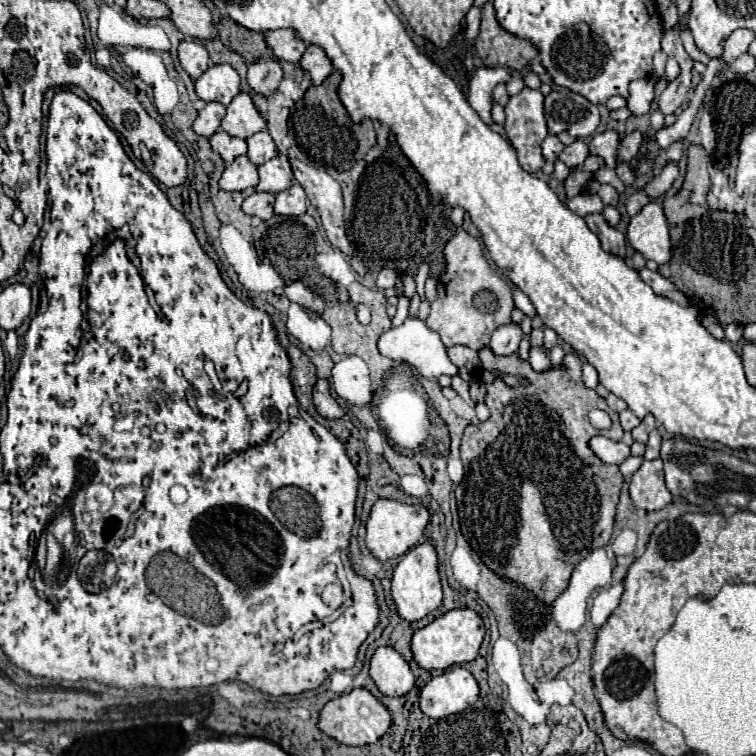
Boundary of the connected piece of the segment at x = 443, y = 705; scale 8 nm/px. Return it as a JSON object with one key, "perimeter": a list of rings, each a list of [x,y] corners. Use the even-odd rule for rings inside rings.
{"perimeter":[[[451,668],[441,676],[431,678],[419,696],[425,716],[443,718],[467,710],[479,700],[479,684],[465,668]]]}

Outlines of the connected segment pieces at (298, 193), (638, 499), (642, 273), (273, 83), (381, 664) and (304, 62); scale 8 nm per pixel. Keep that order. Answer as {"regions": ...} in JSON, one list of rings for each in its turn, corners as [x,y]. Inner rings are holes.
{"regions":[[[[293,182],[291,188],[287,188],[287,190],[277,194],[275,214],[303,216],[305,210],[307,210],[307,194],[305,194],[305,190],[297,182]]],[[[651,460],[643,462],[641,468],[633,474],[633,480],[629,482],[629,492],[635,508],[643,510],[661,510],[665,508],[673,496],[665,486],[663,480],[663,460]]],[[[641,268],[641,270],[639,270],[639,278],[641,278],[645,284],[649,284],[649,286],[653,288],[653,292],[663,294],[663,296],[669,296],[669,298],[677,300],[679,304],[689,306],[689,300],[685,298],[685,294],[679,292],[679,290],[675,290],[675,286],[673,286],[667,278],[663,278],[659,272],[653,272],[653,270],[649,270],[649,268]]],[[[257,60],[247,66],[249,66],[247,82],[259,94],[269,96],[279,86],[279,80],[283,78],[283,70],[277,60]]],[[[377,648],[369,674],[385,696],[403,696],[415,688],[415,676],[407,660],[395,648]]],[[[311,44],[307,48],[307,52],[303,54],[303,58],[299,60],[299,66],[311,74],[313,84],[321,84],[335,70],[333,64],[331,64],[331,60],[327,58],[325,50],[321,46],[317,46],[317,44]]]]}

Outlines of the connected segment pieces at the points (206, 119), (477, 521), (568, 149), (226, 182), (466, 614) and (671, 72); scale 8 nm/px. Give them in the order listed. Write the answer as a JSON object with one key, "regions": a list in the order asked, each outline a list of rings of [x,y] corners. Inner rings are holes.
{"regions":[[[[209,102],[197,116],[197,120],[193,122],[193,130],[199,134],[199,136],[205,136],[205,138],[211,138],[219,128],[221,128],[221,120],[225,116],[227,108],[219,102]]],[[[483,346],[479,350],[479,360],[481,360],[481,370],[497,370],[501,374],[513,374],[517,378],[523,378],[527,380],[527,386],[523,384],[517,384],[517,386],[507,386],[499,376],[493,378],[491,384],[487,384],[487,394],[485,394],[485,404],[487,408],[491,410],[491,418],[487,422],[481,422],[477,426],[469,424],[465,428],[465,434],[463,434],[463,440],[461,440],[461,460],[465,464],[465,478],[463,482],[457,486],[455,490],[455,498],[457,498],[457,510],[459,510],[459,522],[461,522],[461,530],[463,530],[463,536],[467,538],[467,542],[471,544],[471,548],[481,556],[481,560],[493,568],[499,576],[505,576],[505,578],[511,578],[511,580],[517,580],[517,584],[529,588],[539,600],[543,602],[553,602],[569,584],[569,578],[571,578],[571,572],[573,568],[595,548],[601,548],[609,542],[611,538],[611,532],[613,532],[613,520],[615,520],[615,508],[617,508],[617,502],[619,502],[619,492],[621,492],[621,486],[623,486],[623,476],[619,472],[619,468],[615,464],[605,464],[601,462],[595,452],[589,448],[589,440],[593,436],[599,436],[599,434],[605,434],[609,438],[621,438],[623,436],[623,428],[619,424],[619,414],[615,410],[611,410],[605,402],[605,398],[601,398],[595,390],[587,390],[583,386],[583,380],[581,380],[581,360],[577,354],[565,354],[563,358],[563,366],[565,370],[561,368],[549,368],[545,372],[535,372],[527,360],[519,358],[519,354],[511,354],[511,356],[497,356],[489,346]],[[591,408],[601,408],[605,412],[609,412],[611,420],[613,420],[613,428],[611,430],[597,430],[589,424],[587,420],[587,412]]],[[[575,140],[573,144],[565,146],[565,150],[561,152],[559,160],[561,160],[567,168],[577,168],[577,166],[581,166],[581,164],[585,162],[587,156],[589,156],[587,144],[585,144],[583,140]]],[[[237,156],[231,164],[227,164],[219,184],[223,190],[253,190],[259,182],[259,170],[247,156]]],[[[471,608],[449,610],[447,614],[443,614],[441,618],[435,618],[431,624],[427,624],[425,628],[413,634],[413,640],[411,640],[413,658],[425,670],[445,670],[445,668],[451,668],[453,664],[465,664],[477,658],[483,636],[485,636],[485,624],[475,610]]],[[[669,56],[669,58],[667,58],[667,66],[665,66],[665,76],[663,76],[663,80],[671,82],[671,80],[675,80],[679,74],[681,74],[681,68],[679,68],[677,60],[675,60],[673,56]]]]}

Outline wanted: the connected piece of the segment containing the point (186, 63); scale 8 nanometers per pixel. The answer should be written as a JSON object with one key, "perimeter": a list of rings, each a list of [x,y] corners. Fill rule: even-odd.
{"perimeter":[[[183,40],[179,44],[179,62],[183,70],[197,80],[209,68],[209,50],[193,40]]]}

